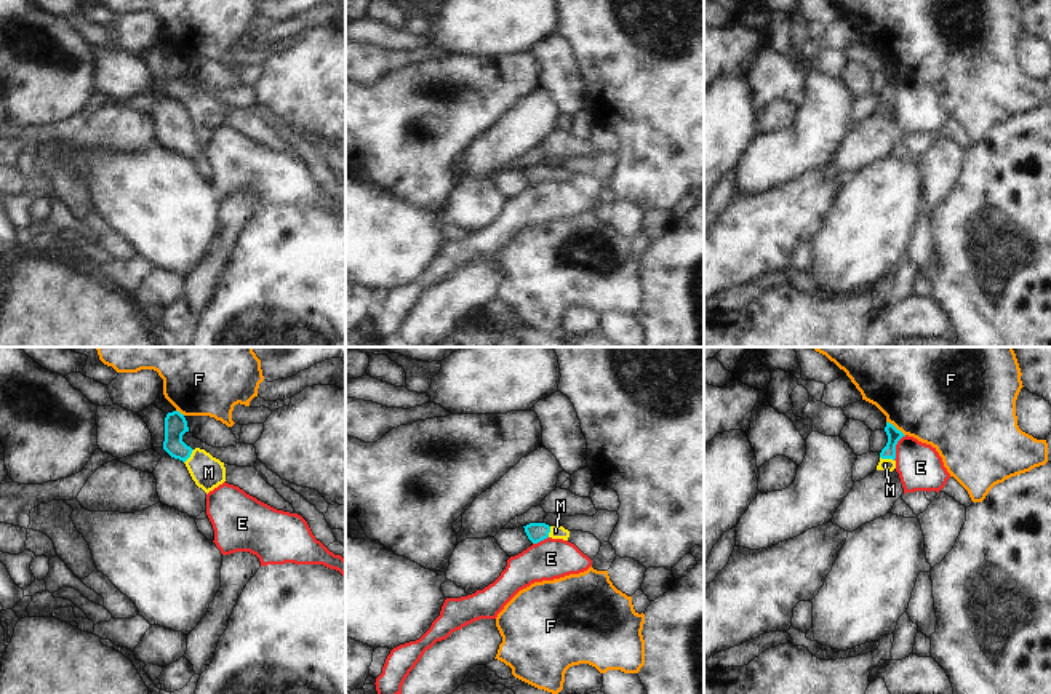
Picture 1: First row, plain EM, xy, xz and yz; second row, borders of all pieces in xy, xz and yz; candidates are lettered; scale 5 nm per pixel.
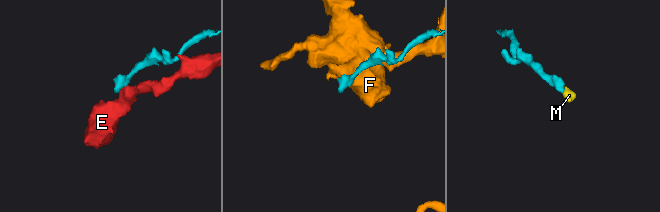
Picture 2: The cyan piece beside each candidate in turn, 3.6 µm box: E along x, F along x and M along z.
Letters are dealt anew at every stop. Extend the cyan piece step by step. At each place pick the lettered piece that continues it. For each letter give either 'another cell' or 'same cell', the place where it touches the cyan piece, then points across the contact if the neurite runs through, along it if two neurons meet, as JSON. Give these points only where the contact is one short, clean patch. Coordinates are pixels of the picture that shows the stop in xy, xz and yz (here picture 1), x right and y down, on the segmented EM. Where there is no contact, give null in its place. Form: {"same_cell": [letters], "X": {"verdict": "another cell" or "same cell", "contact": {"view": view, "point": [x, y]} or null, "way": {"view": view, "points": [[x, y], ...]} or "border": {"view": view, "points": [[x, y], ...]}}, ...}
{"same_cell": ["M"], "E": {"verdict": "another cell", "contact": {"view": "yz", "point": [895, 446]}, "border": {"view": "yz", "points": [[906, 435], [898, 442], [893, 459]]}}, "F": {"verdict": "another cell", "contact": {"view": "yz", "point": [895, 427]}}, "M": {"verdict": "same cell", "contact": {"view": "yz", "point": [887, 458]}, "way": {"view": "yz", "points": [[895, 435], [887, 458], [885, 464]]}}}

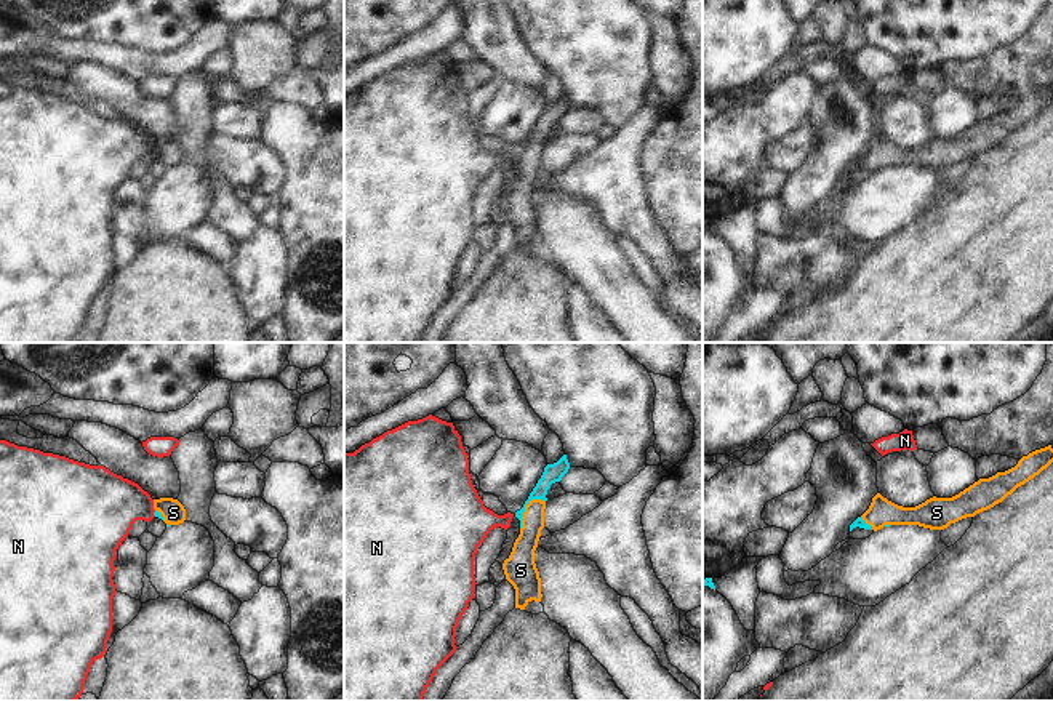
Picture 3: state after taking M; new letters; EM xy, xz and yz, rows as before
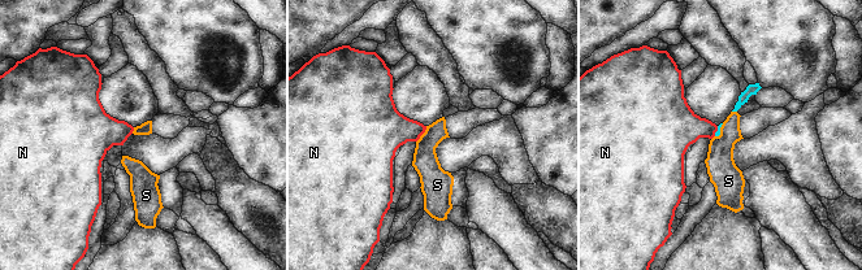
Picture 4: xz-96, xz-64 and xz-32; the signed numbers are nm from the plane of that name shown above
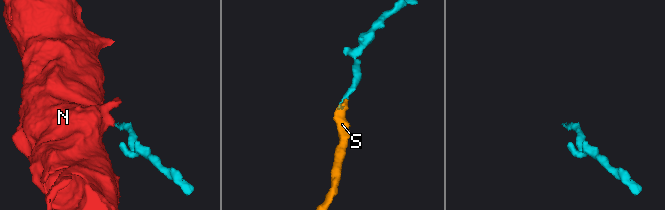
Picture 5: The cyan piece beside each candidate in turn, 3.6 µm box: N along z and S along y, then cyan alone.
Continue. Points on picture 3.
{"same_cell": ["S"], "N": {"verdict": "another cell", "contact": {"view": "xy", "point": [154, 514]}, "border": {"view": "xy", "points": [[156, 511], [154, 516]]}}, "S": {"verdict": "same cell", "contact": {"view": "xz", "point": [524, 509]}, "way": {"view": "xz", "points": [[552, 472], [524, 509], [527, 543], [522, 557]]}}}

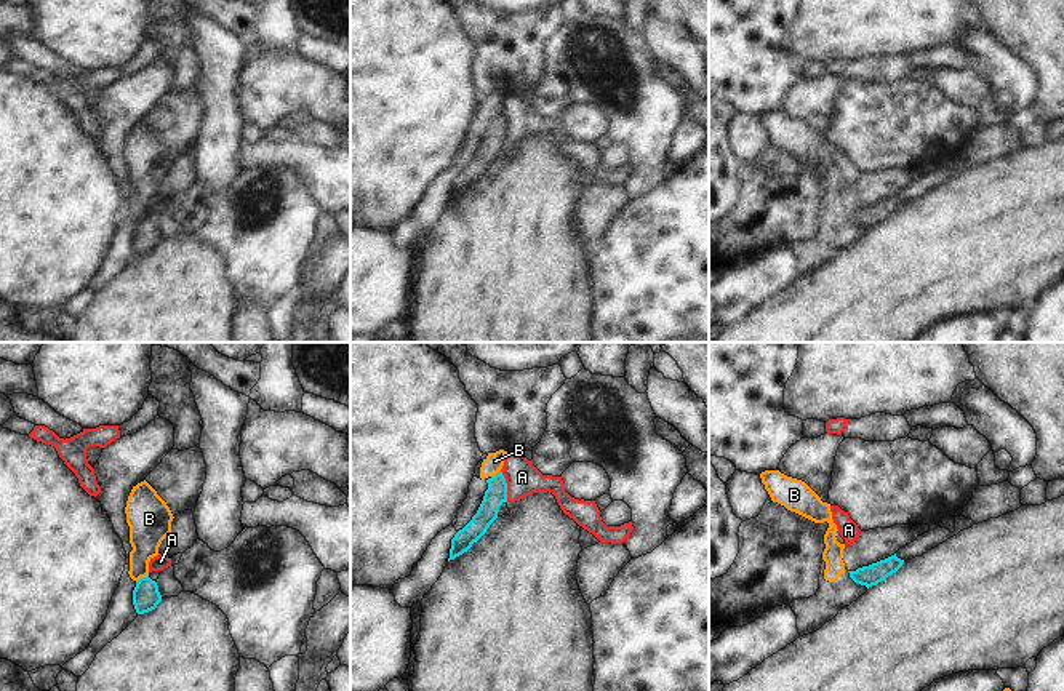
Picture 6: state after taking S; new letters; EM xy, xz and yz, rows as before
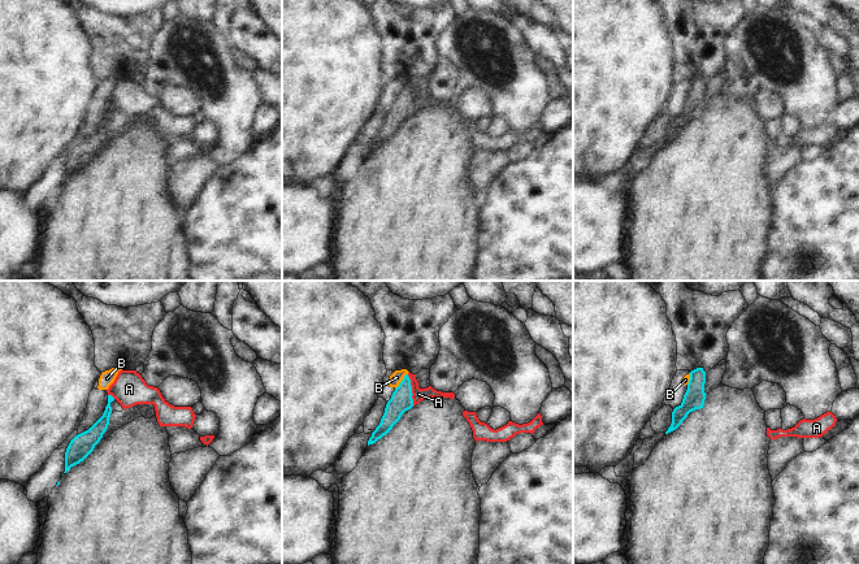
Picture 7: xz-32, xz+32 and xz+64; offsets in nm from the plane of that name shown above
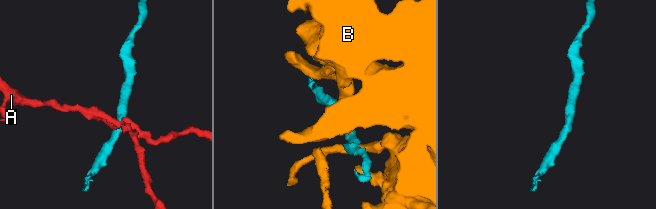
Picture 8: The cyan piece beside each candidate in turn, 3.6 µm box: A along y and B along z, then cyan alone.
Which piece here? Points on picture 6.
{"same_cell": [], "A": {"verdict": "another cell", "contact": {"view": "xz", "point": [506, 487]}, "border": {"view": "xz", "points": [[500, 471], [506, 483], [508, 501]]}}, "B": {"verdict": "another cell", "contact": {"view": "xy", "point": [141, 578]}, "border": {"view": "xy", "points": [[148, 575], [136, 581]]}}}

